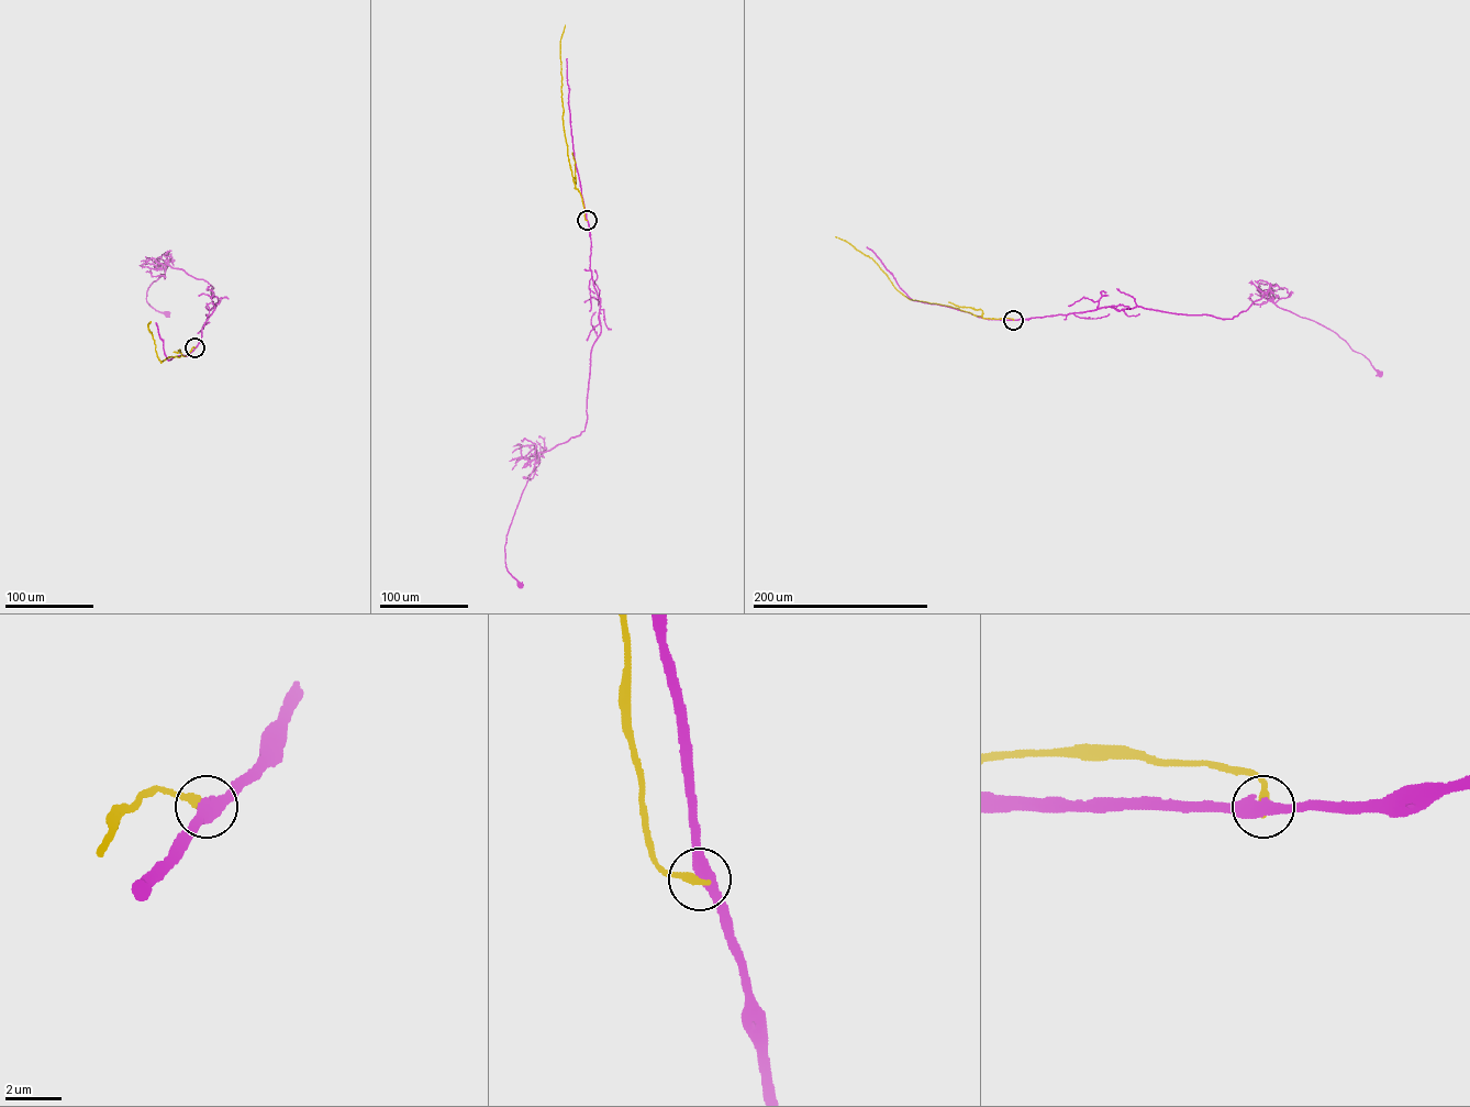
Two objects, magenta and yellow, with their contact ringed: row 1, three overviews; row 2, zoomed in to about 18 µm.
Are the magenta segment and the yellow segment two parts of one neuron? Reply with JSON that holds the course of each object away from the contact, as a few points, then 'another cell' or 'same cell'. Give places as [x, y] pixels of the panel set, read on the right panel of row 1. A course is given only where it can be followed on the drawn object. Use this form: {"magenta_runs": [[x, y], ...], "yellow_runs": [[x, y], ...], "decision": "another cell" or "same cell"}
{"magenta_runs": [[1013, 320], [1106, 307], [1121, 310], [1139, 306], [1232, 319], [1264, 294], [1277, 306], [1334, 331], [1380, 373]], "yellow_runs": [[1013, 320], [984, 318], [950, 306], [910, 299], [897, 290], [871, 258], [835, 236]], "decision": "another cell"}

